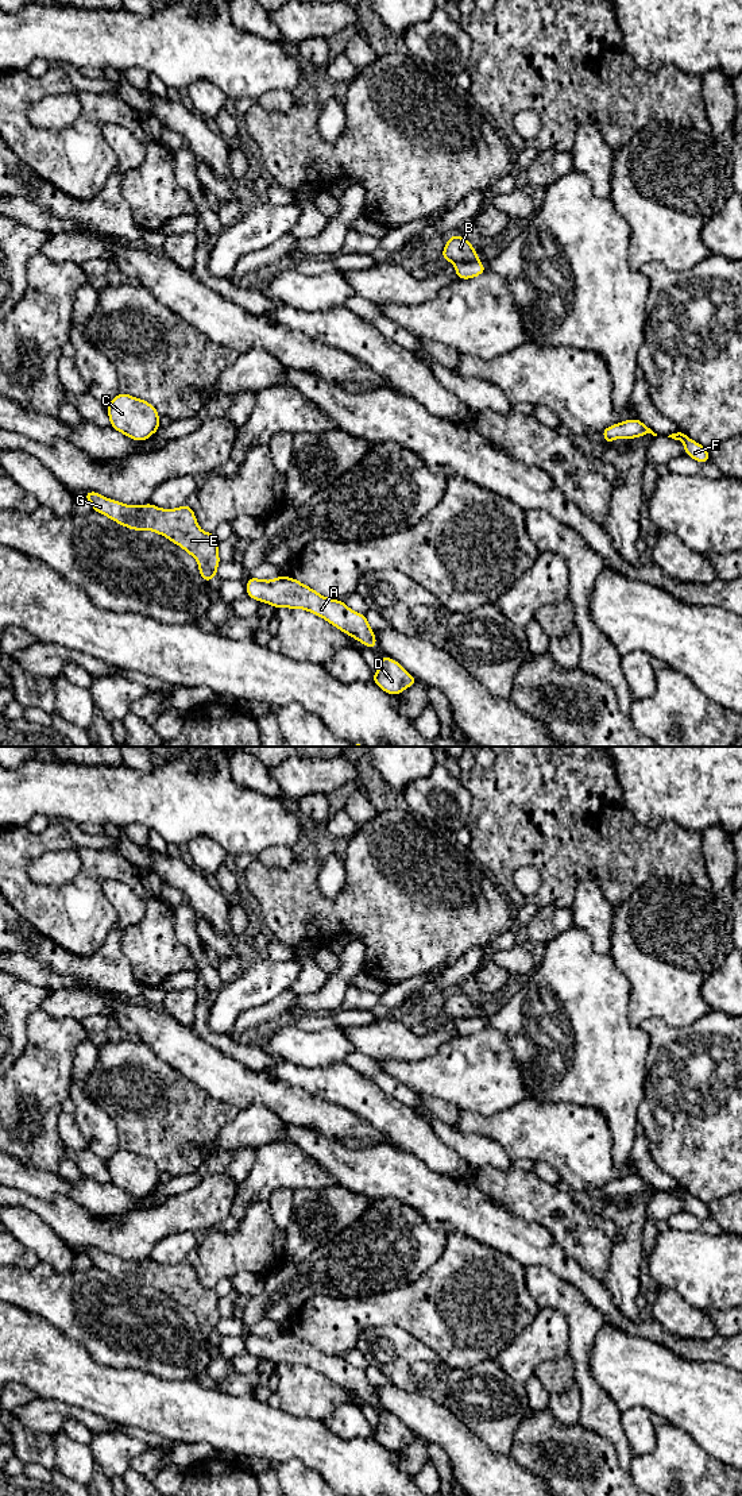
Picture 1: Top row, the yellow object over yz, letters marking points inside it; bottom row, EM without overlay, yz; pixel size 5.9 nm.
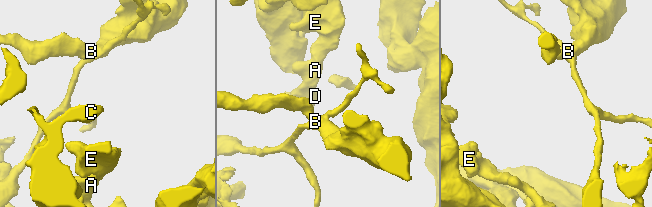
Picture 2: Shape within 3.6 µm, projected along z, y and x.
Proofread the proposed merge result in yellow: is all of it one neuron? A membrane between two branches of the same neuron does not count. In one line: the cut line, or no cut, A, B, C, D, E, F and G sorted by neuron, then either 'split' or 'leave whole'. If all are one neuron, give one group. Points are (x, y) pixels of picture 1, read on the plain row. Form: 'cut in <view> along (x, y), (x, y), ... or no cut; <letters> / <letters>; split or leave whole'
cut in yz along (476, 1014), (453, 1020); A B C D E G / F; split

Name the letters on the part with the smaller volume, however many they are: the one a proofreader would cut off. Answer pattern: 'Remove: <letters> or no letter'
Remove: F

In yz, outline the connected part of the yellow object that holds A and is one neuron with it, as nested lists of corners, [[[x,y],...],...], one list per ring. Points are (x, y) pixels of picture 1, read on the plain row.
[[[251,1333],[247,1352],[273,1364],[302,1365],[318,1372],[368,1404],[376,1404],[376,1393],[366,1372],[348,1364],[340,1356],[321,1352],[312,1343],[290,1333],[266,1337]]]

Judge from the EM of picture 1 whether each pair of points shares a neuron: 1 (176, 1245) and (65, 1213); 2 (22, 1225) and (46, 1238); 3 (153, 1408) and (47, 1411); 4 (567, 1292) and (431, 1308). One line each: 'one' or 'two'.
1: two
2: one
3: two
4: two

